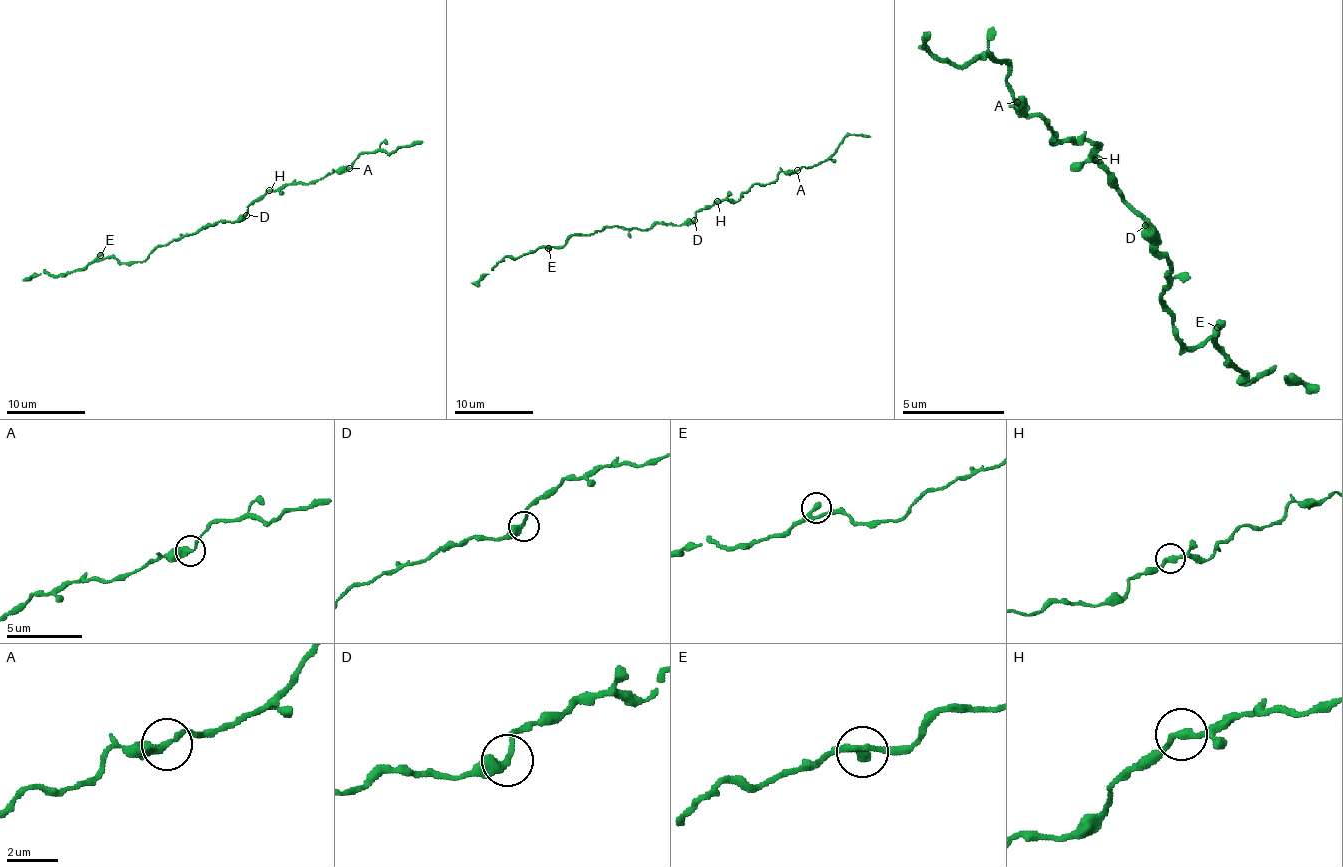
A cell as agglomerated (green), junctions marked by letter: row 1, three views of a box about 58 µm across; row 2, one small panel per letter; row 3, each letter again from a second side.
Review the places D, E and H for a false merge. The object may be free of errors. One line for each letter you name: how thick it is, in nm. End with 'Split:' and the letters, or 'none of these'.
H: 280 nm
Split: H

